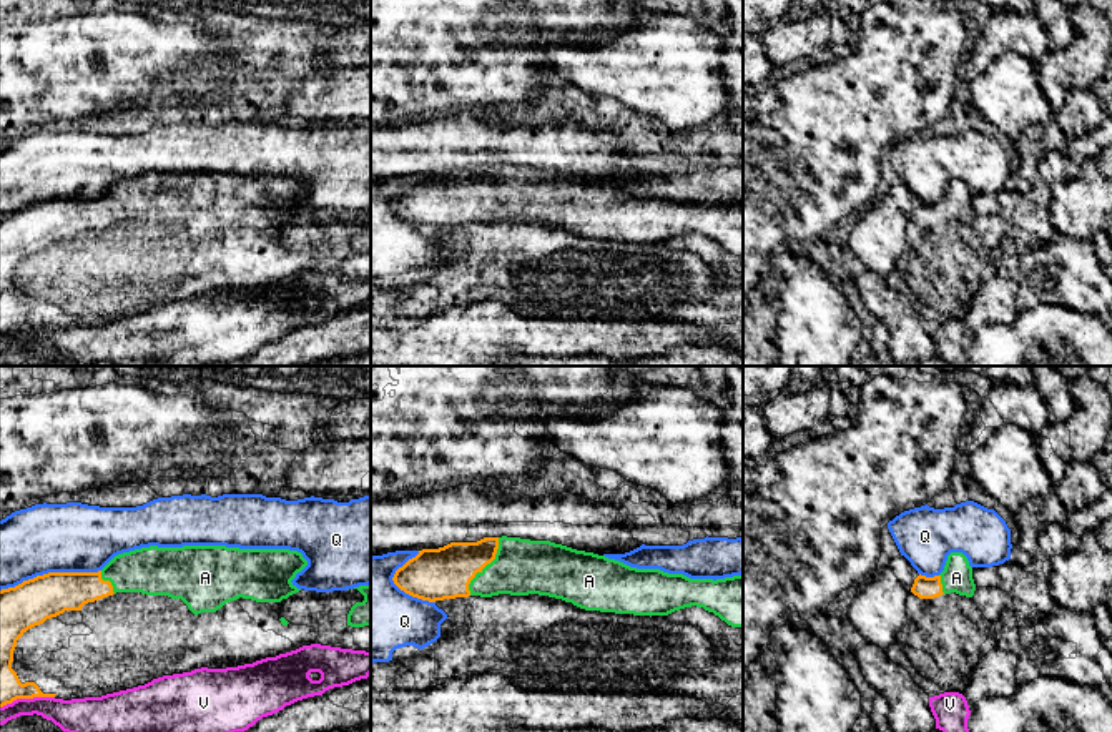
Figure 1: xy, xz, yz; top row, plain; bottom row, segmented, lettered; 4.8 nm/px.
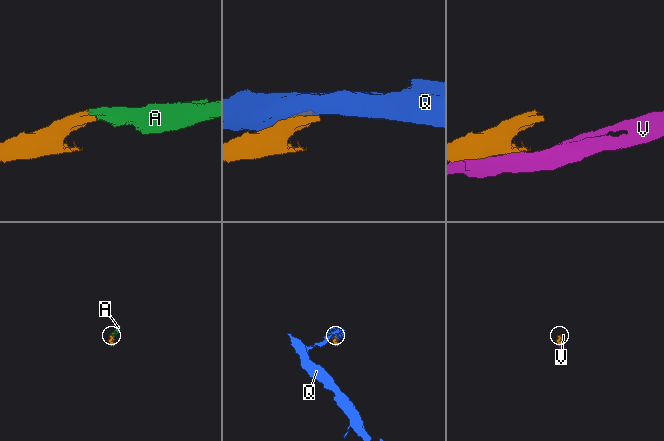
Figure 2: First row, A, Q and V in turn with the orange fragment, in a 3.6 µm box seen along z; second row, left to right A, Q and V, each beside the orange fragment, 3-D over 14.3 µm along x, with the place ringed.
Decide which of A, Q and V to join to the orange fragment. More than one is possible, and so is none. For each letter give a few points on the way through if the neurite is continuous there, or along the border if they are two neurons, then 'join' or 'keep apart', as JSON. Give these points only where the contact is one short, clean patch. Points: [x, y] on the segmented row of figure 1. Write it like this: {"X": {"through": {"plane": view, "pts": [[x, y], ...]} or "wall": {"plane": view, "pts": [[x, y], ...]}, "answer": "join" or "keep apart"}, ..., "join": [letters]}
{"A": {"through": {"plane": "xz", "pts": [[434, 574], [484, 566], [521, 566]]}, "answer": "join"}, "Q": {"answer": "keep apart"}, "V": {"answer": "keep apart"}, "join": ["A"]}

